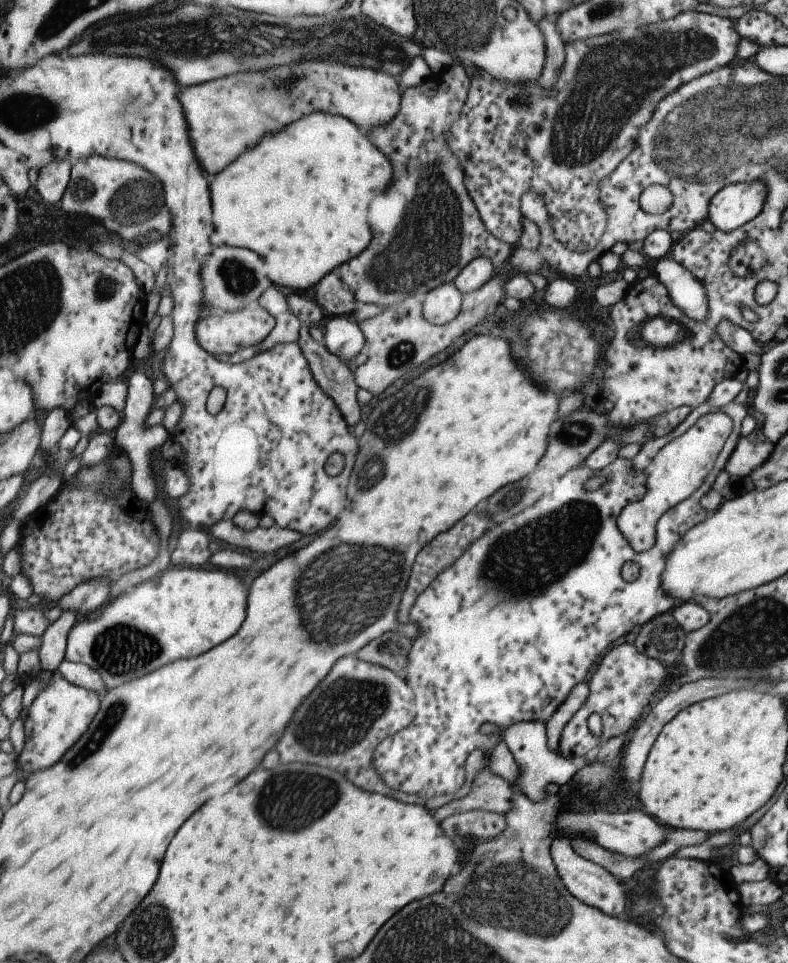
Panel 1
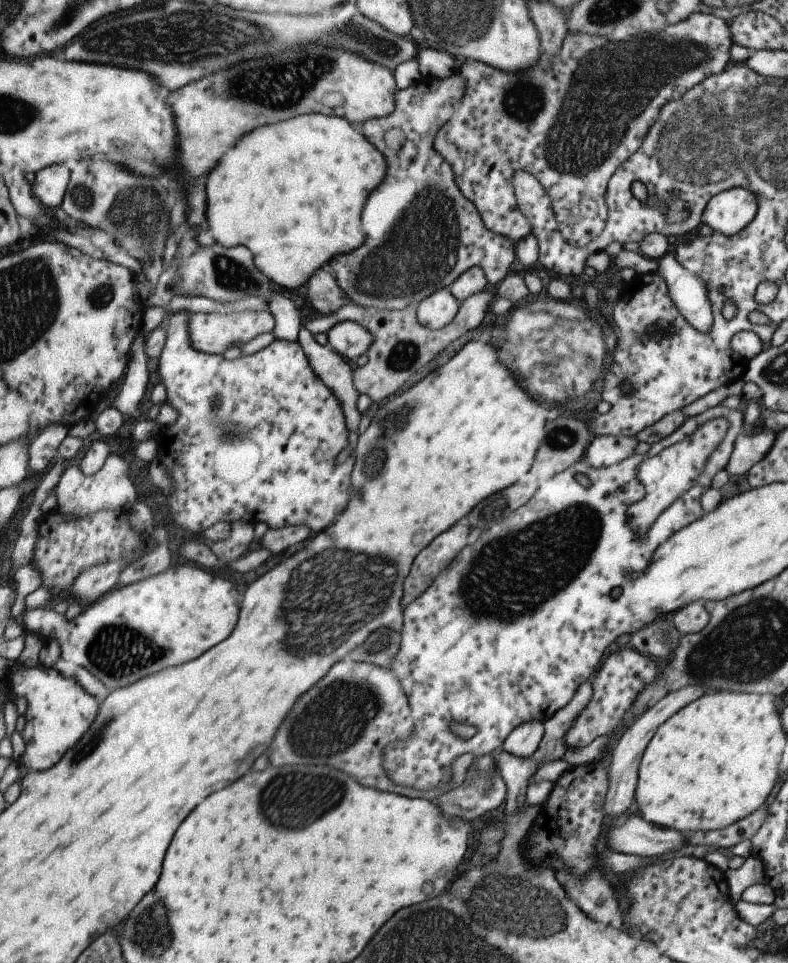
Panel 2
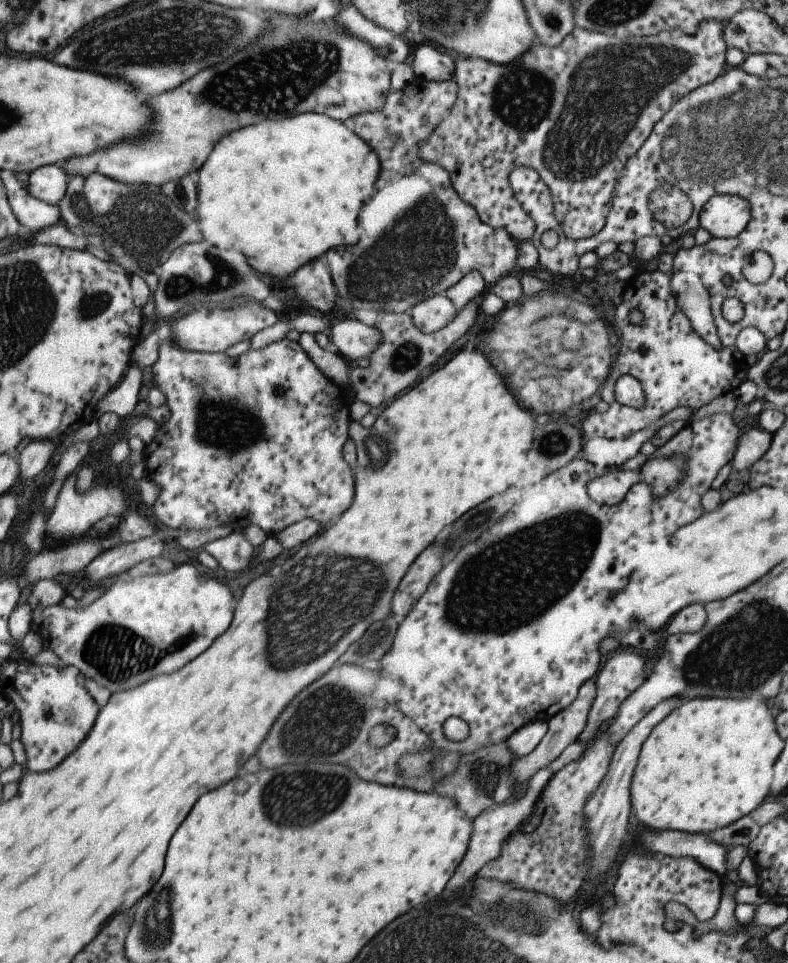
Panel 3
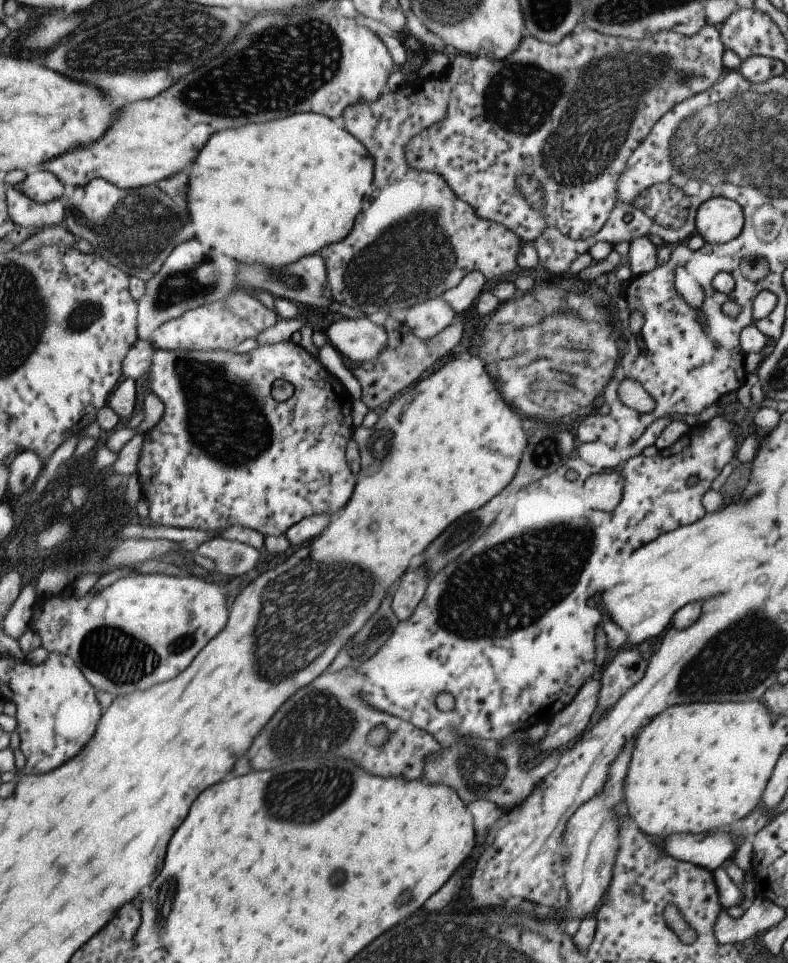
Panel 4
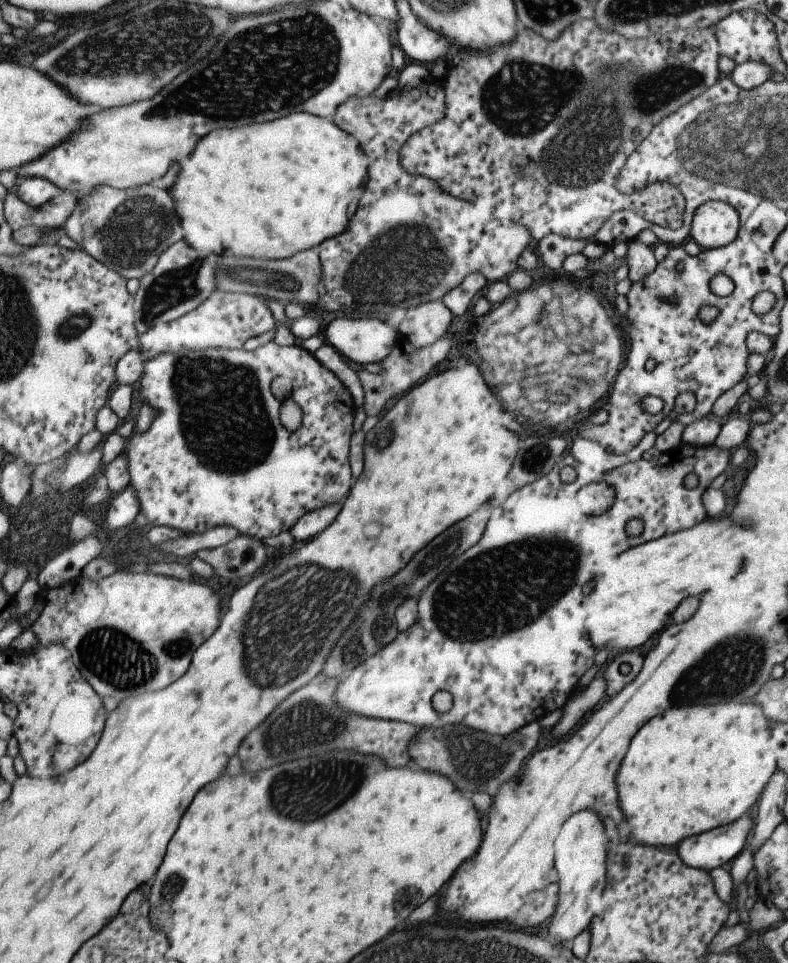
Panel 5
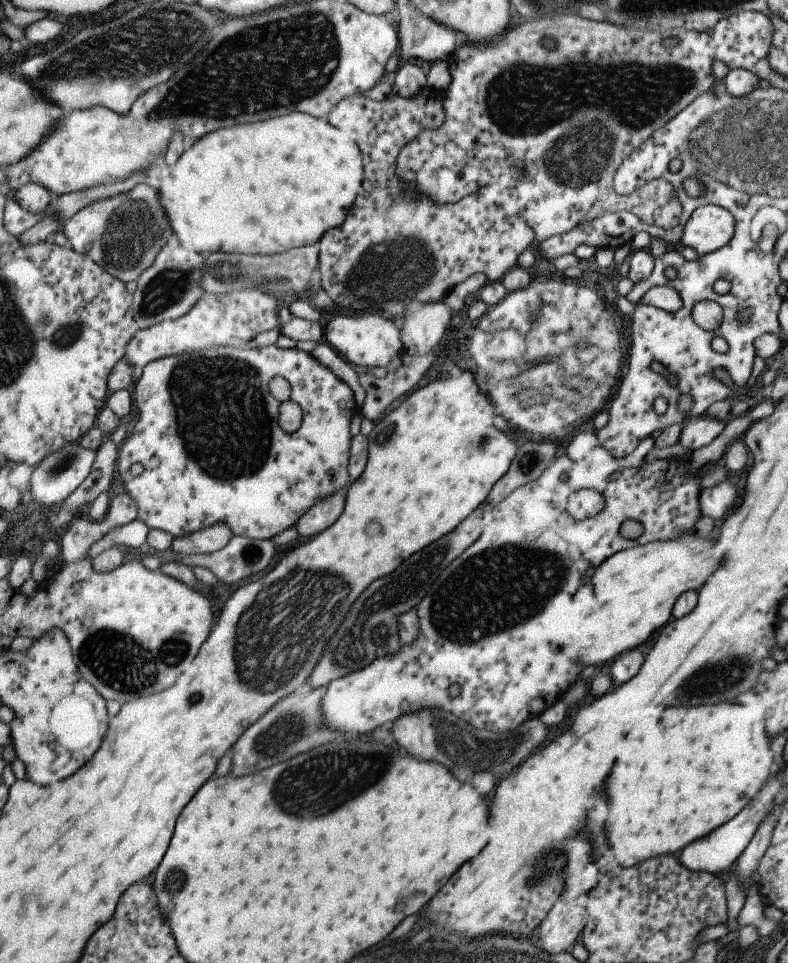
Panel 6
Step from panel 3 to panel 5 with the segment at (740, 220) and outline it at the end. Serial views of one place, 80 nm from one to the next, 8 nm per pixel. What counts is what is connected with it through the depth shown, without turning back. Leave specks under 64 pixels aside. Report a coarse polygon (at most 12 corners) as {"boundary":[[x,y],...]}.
{"boundary":[[707,201],[688,236],[701,251],[730,244],[738,229],[729,204]]}

